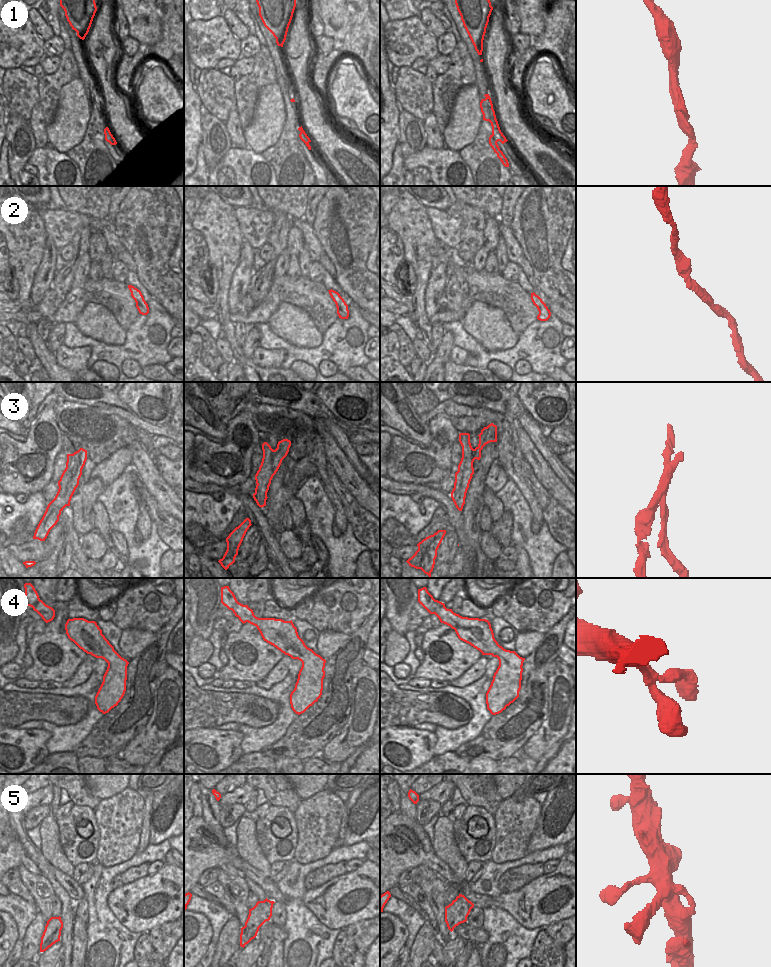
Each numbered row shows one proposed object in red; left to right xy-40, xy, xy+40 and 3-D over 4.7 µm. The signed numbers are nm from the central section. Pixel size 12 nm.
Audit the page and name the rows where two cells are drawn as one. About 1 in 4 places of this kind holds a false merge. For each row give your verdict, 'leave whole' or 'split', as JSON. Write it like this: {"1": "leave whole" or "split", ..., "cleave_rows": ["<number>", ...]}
{"1": "leave whole", "2": "leave whole", "3": "split", "4": "leave whole", "5": "leave whole", "cleave_rows": ["3"]}

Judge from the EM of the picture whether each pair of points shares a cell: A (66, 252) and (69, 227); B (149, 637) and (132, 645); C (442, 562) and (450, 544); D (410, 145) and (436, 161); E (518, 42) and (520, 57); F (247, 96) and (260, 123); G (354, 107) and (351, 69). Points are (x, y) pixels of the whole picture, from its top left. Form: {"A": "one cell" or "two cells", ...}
{"A": "two cells", "B": "one cell", "C": "one cell", "D": "two cells", "E": "two cells", "F": "two cells", "G": "one cell"}

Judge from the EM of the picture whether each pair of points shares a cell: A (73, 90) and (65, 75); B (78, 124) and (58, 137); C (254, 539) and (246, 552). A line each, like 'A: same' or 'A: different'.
A: different
B: same
C: same

